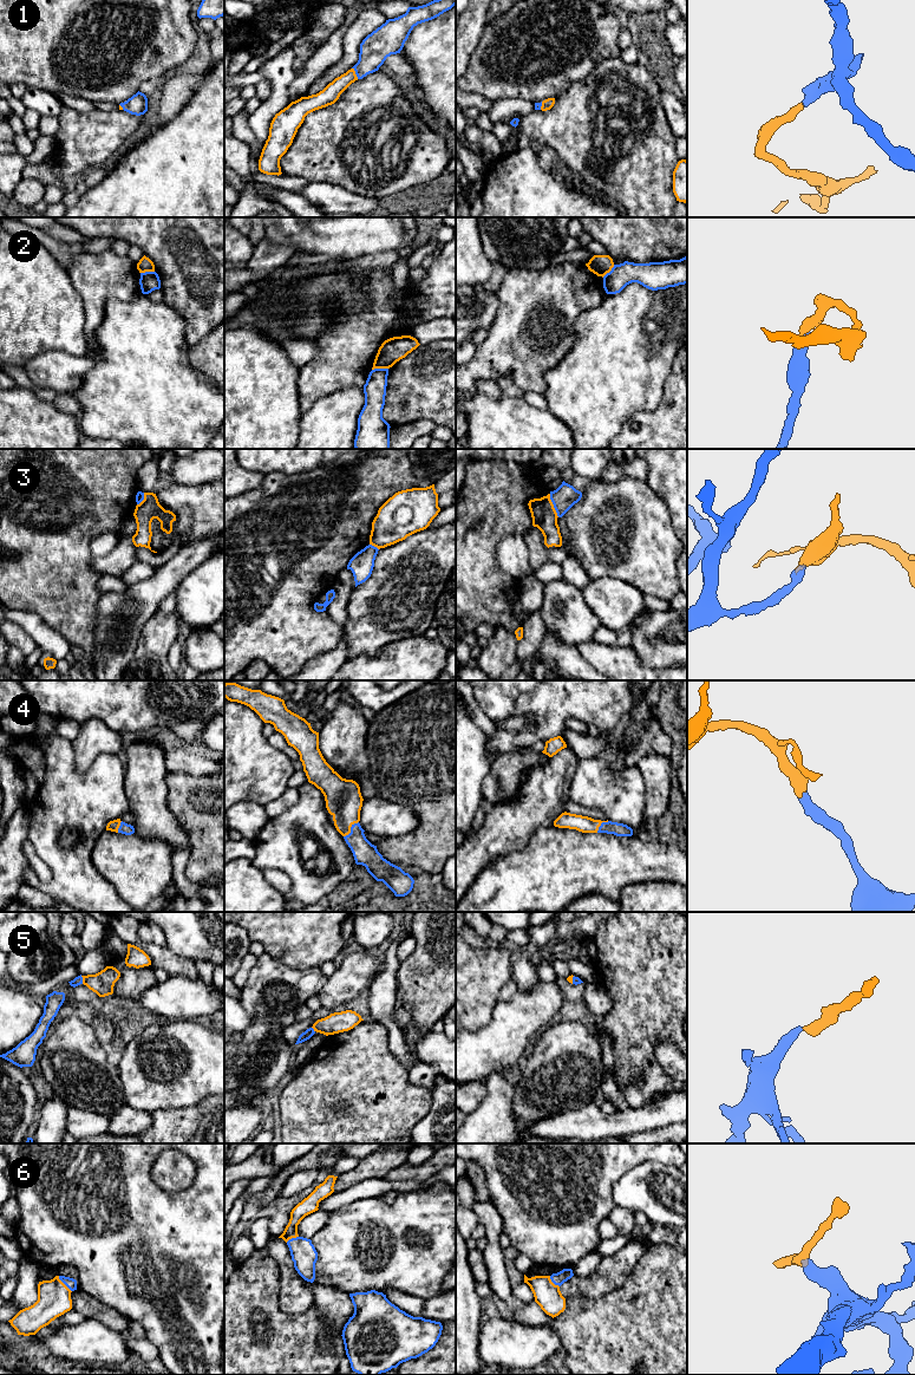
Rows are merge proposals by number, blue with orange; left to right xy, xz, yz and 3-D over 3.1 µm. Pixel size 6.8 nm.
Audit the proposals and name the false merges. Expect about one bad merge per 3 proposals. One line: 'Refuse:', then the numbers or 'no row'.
Refuse: 2, 3

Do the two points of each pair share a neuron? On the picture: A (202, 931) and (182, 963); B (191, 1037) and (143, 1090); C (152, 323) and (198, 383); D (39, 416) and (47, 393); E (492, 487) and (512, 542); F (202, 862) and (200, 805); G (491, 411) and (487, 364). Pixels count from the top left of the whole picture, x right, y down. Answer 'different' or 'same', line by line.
A: different
B: same
C: same
D: different
E: different
F: same
G: different

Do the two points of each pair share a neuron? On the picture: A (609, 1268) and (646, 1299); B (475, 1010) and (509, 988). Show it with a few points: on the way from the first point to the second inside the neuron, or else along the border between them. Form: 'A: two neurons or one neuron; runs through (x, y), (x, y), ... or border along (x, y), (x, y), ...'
A: two neurons; border along (641, 1257), (627, 1279), (602, 1296)
B: two neurons; border along (510, 979), (502, 988), (497, 1001)

